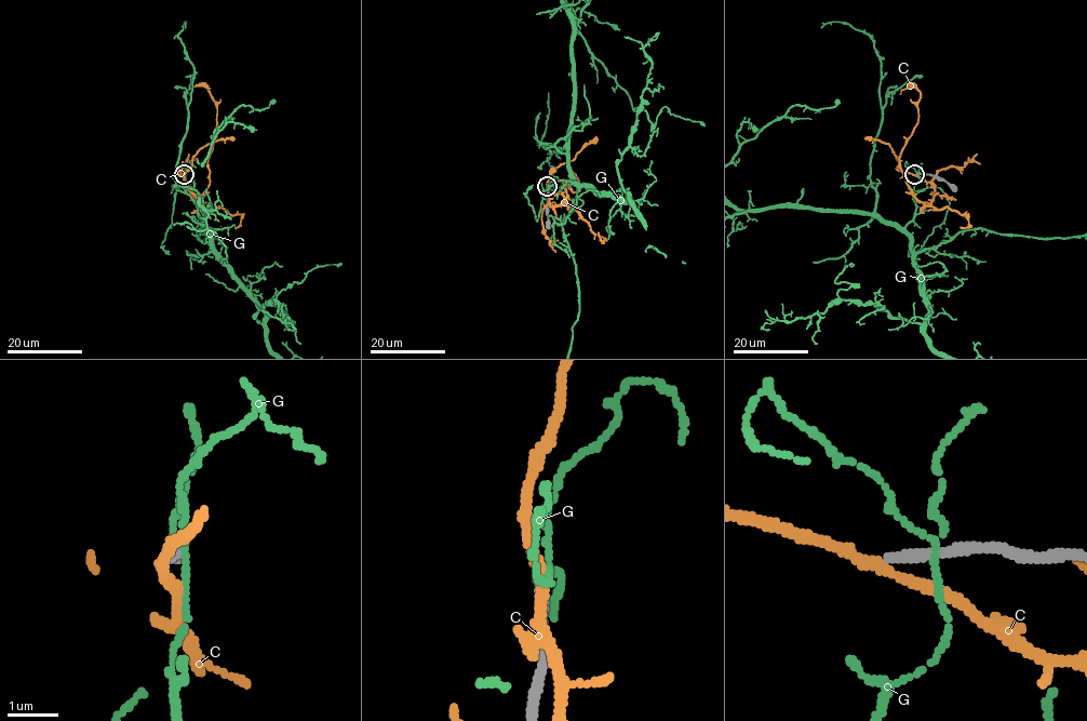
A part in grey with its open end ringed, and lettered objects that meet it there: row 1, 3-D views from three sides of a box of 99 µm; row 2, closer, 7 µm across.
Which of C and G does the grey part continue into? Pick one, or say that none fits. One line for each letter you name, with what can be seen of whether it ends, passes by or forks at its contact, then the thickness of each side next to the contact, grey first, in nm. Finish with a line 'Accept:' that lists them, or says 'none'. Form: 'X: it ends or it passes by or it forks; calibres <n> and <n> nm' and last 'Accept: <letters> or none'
Accept: none

